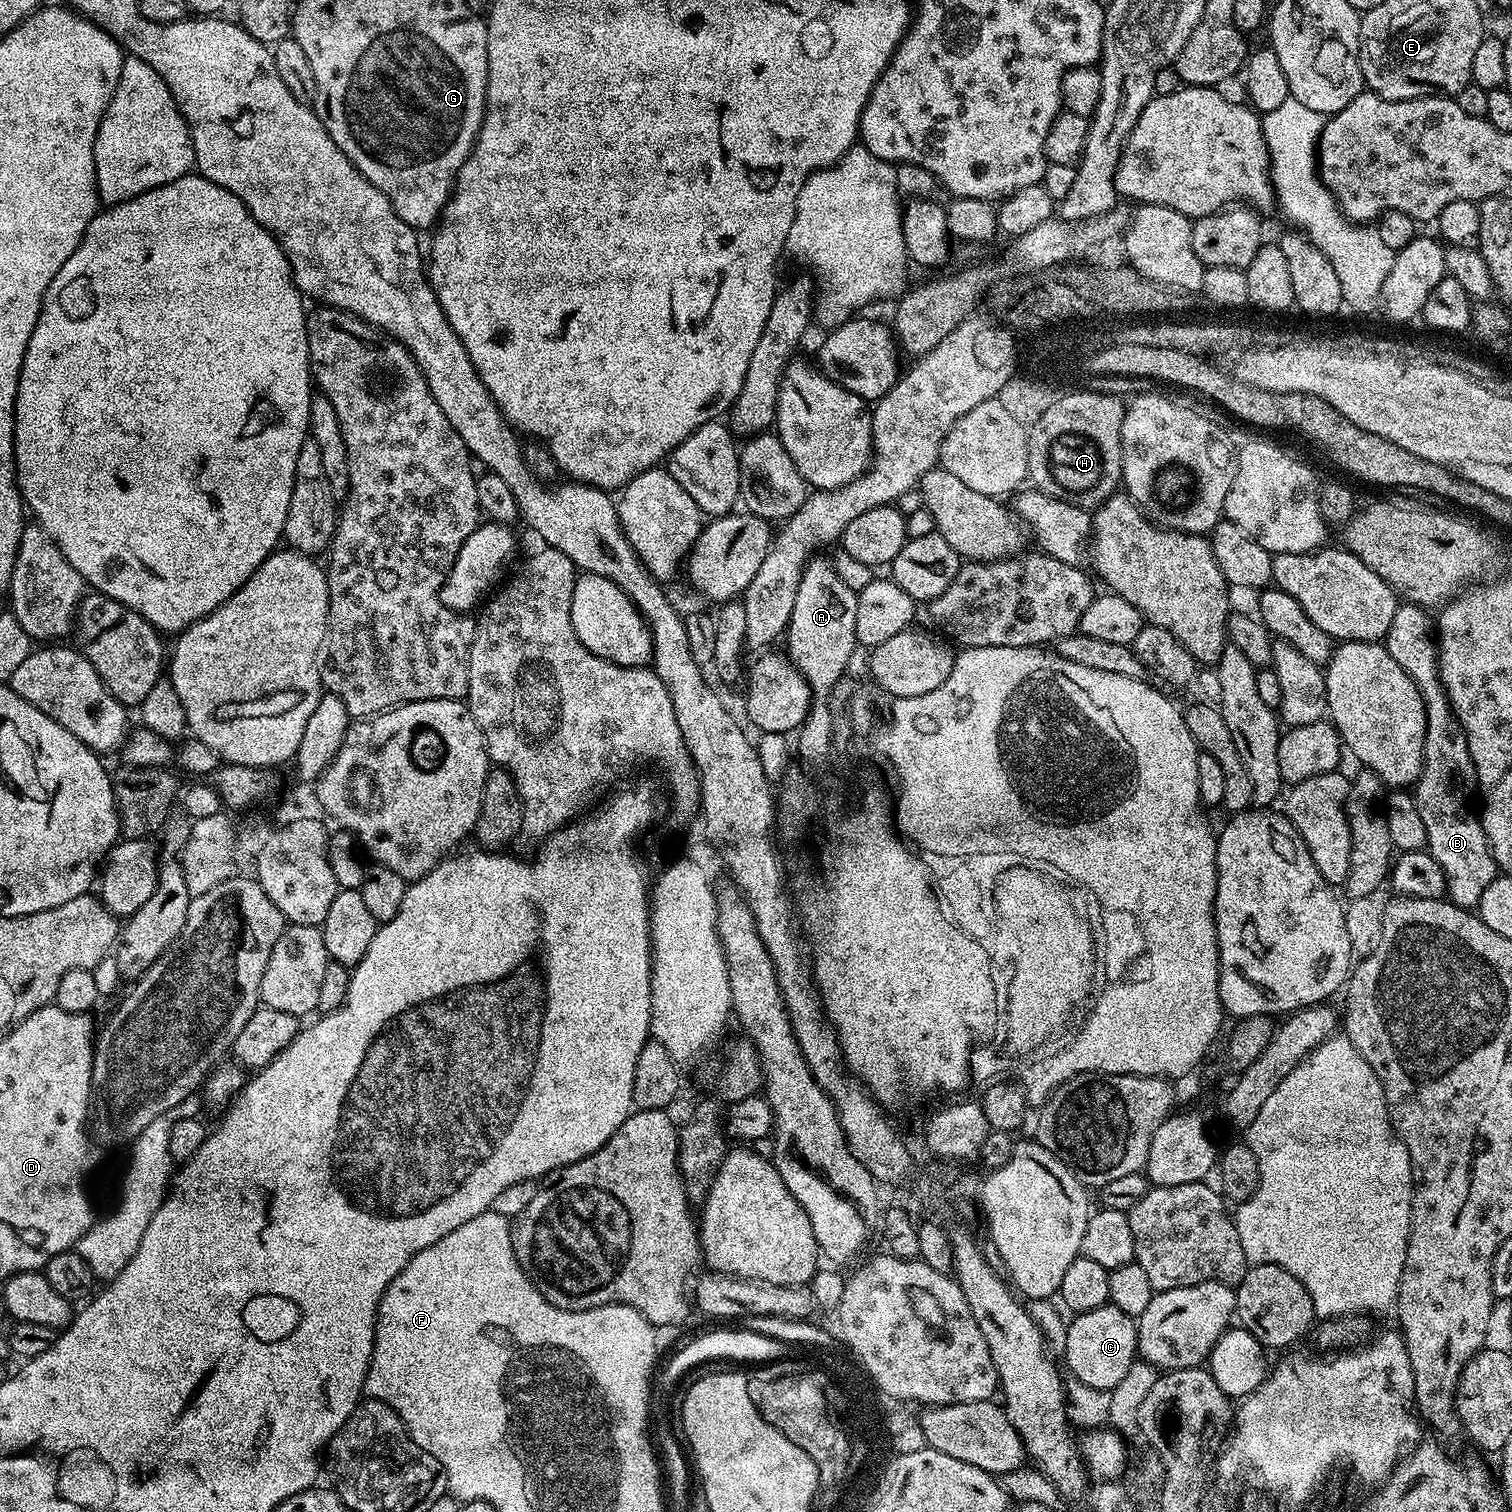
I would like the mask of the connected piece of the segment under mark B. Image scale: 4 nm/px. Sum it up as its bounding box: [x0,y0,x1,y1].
[1382,603,1498,910]

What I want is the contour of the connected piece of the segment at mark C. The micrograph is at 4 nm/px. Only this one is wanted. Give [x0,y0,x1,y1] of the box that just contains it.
[1062,1303,1138,1390]

